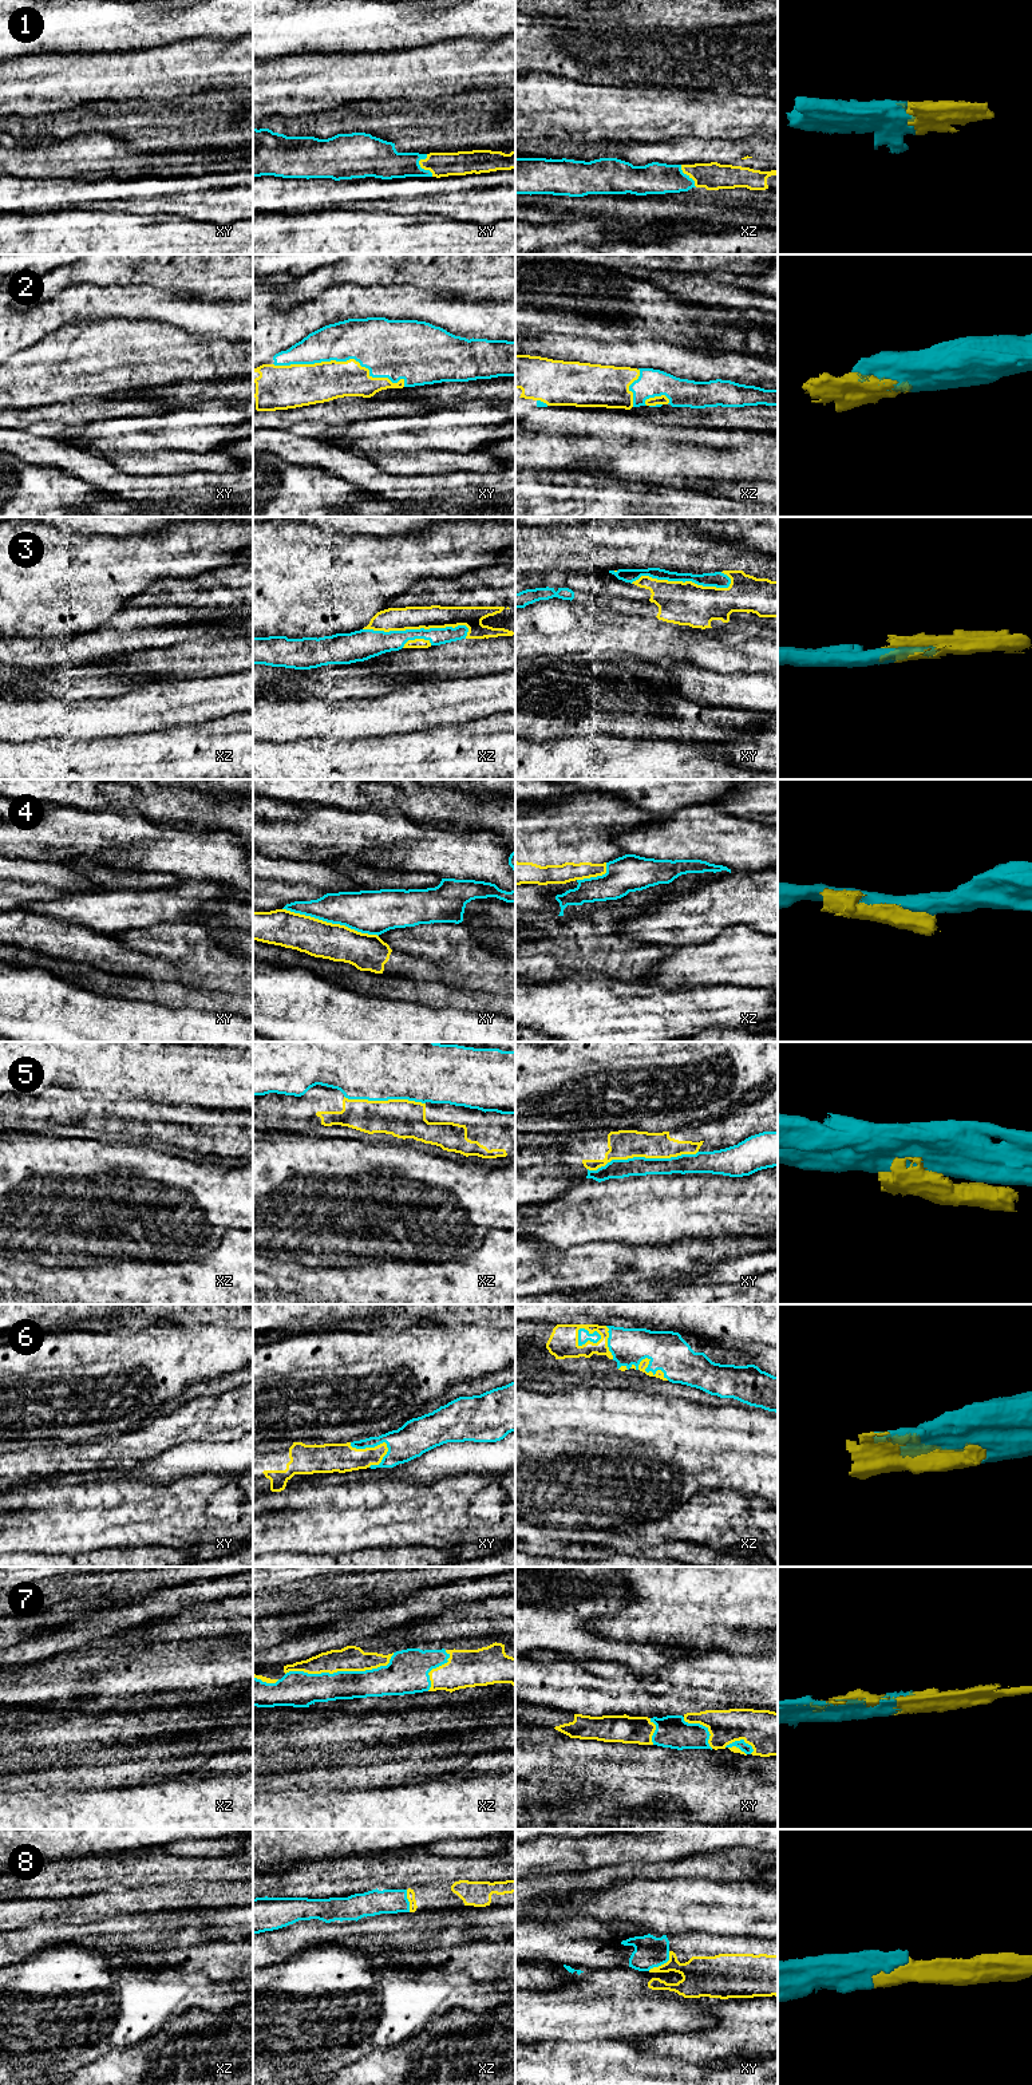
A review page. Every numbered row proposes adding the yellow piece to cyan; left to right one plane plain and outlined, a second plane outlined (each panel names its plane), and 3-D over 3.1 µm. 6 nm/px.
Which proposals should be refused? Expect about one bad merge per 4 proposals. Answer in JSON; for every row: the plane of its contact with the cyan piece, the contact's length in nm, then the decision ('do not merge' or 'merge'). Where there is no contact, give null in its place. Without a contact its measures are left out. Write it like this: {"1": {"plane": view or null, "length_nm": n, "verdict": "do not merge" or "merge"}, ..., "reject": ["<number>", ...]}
{"1": {"plane": "xy", "length_nm": 140, "verdict": "merge"}, "2": {"plane": "xy", "length_nm": 800, "verdict": "merge"}, "3": {"plane": "xz", "length_nm": 650, "verdict": "merge"}, "4": {"plane": "xy", "length_nm": 600, "verdict": "do not merge"}, "5": {"plane": "xy", "length_nm": 650, "verdict": "do not merge"}, "6": {"plane": "xz", "length_nm": 320, "verdict": "merge"}, "7": {"plane": "xz", "length_nm": 650, "verdict": "merge"}, "8": {"plane": "xy", "length_nm": 180, "verdict": "merge"}, "reject": ["4", "5"]}

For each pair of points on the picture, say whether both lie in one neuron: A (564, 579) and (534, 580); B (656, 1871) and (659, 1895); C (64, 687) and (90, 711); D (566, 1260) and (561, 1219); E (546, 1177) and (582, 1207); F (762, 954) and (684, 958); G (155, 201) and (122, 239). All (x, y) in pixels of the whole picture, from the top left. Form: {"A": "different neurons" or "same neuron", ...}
{"A": "same neuron", "B": "different neurons", "C": "different neurons", "D": "different neurons", "E": "different neurons", "F": "same neuron", "G": "different neurons"}

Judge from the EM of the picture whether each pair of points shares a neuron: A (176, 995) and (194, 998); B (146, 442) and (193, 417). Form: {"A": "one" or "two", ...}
{"A": "one", "B": "one"}

